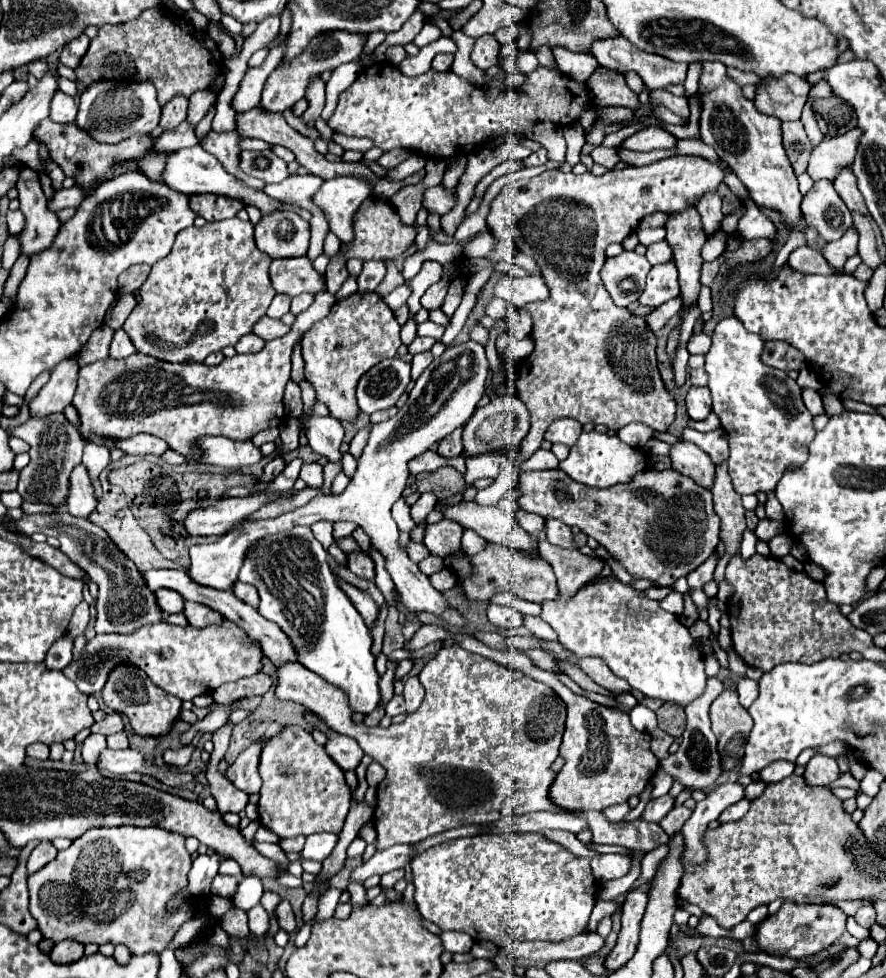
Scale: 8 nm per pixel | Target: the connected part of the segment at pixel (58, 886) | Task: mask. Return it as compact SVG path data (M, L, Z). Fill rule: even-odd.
M124 825L124 827L100 827L100 829L90 829L86 831L82 837L74 839L74 843L66 849L66 851L58 851L56 859L52 859L46 867L42 867L40 871L32 873L28 877L28 889L30 889L30 913L32 917L36 919L38 923L38 929L42 933L44 939L50 939L54 943L60 943L60 941L78 941L82 945L86 943L96 943L96 945L104 945L104 943L112 943L112 945L126 945L130 955L144 955L144 953L162 953L174 939L176 931L190 919L198 917L198 915L208 915L208 907L206 907L206 897L184 897L184 901L180 903L178 911L176 913L168 913L166 909L166 903L178 895L182 889L188 887L188 871L192 867L192 857L190 853L186 851L184 847L184 837L182 835L174 835L170 831L162 831L160 827L130 827L130 825Z

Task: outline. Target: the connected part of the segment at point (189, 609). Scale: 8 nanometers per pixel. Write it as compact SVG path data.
M190 601L184 603L184 615L190 621L190 625L194 625L194 627L208 627L212 623L218 623L220 617L222 617L220 613L212 611L210 607L196 605L196 603L190 603Z

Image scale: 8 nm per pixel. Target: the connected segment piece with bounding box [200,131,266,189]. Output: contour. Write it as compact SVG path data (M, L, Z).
M210 131L206 135L206 139L200 141L200 145L202 145L202 149L210 151L226 167L226 171L230 171L234 177L238 177L240 181L244 181L250 187L264 189L264 185L266 185L264 181L254 179L254 177L242 173L242 169L238 169L238 159L240 159L240 153L242 153L242 149L240 149L242 139L244 137L238 135L238 131L230 131L230 133Z

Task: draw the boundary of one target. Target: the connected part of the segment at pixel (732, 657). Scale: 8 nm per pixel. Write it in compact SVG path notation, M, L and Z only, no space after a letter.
M730 649L727 654L730 671L737 675L744 675L748 668L744 660L733 649Z

